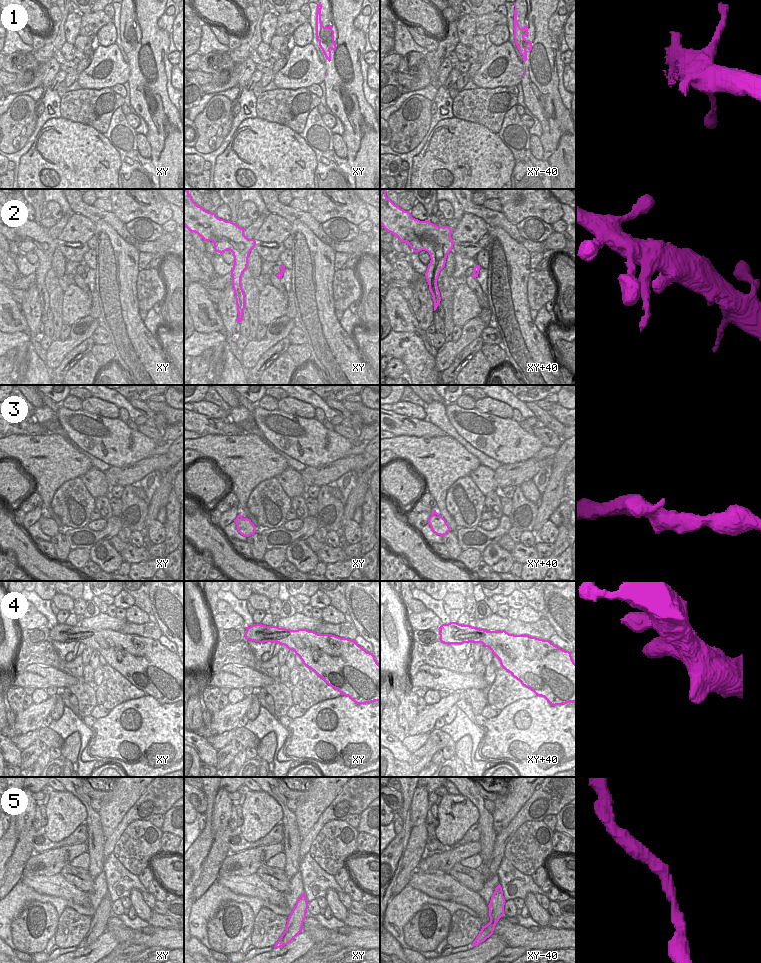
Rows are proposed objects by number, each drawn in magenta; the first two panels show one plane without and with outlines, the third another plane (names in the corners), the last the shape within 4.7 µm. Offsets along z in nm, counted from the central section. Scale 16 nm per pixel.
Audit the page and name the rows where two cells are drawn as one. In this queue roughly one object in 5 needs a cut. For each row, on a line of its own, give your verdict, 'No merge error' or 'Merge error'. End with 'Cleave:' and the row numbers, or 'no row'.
1: Merge error
2: No merge error
3: No merge error
4: No merge error
5: No merge error
Cleave: 1.

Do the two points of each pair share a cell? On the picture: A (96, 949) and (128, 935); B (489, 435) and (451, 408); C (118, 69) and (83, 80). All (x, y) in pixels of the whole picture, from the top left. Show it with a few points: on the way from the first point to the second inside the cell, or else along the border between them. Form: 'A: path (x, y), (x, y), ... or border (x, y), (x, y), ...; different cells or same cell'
A: border (106, 930), (119, 943); different cells
B: path (480, 435), (460, 415); same cell
C: path (109, 76), (102, 80), (92, 80); same cell

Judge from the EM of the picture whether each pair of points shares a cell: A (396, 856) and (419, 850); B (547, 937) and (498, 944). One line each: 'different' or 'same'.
A: different
B: different

